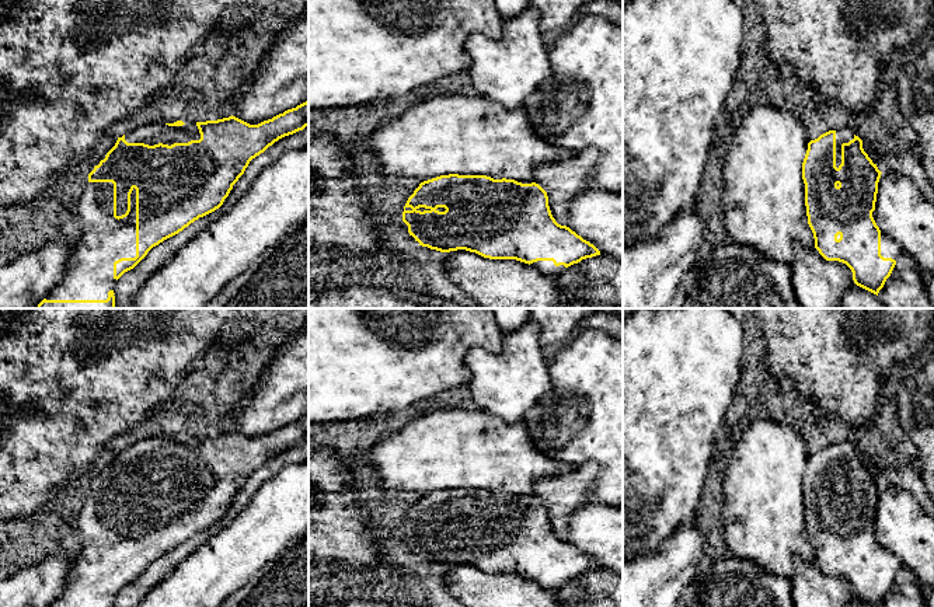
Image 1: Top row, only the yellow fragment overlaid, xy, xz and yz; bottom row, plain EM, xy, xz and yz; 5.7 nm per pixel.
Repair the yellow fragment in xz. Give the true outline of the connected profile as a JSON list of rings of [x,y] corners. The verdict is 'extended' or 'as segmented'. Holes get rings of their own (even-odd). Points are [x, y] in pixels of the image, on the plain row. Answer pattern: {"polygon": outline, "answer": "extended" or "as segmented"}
{"polygon": [[[440,489],[419,498],[404,520],[402,536],[422,561],[516,573],[547,590],[600,569],[555,536],[547,506],[536,496]]], "answer": "extended"}

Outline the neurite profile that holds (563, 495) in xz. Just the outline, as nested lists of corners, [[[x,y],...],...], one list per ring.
[[[589,461],[569,475],[544,478],[536,482],[534,496],[548,510],[553,531],[561,540],[569,534],[569,517],[581,506],[596,503],[592,486],[599,472],[597,464]]]

